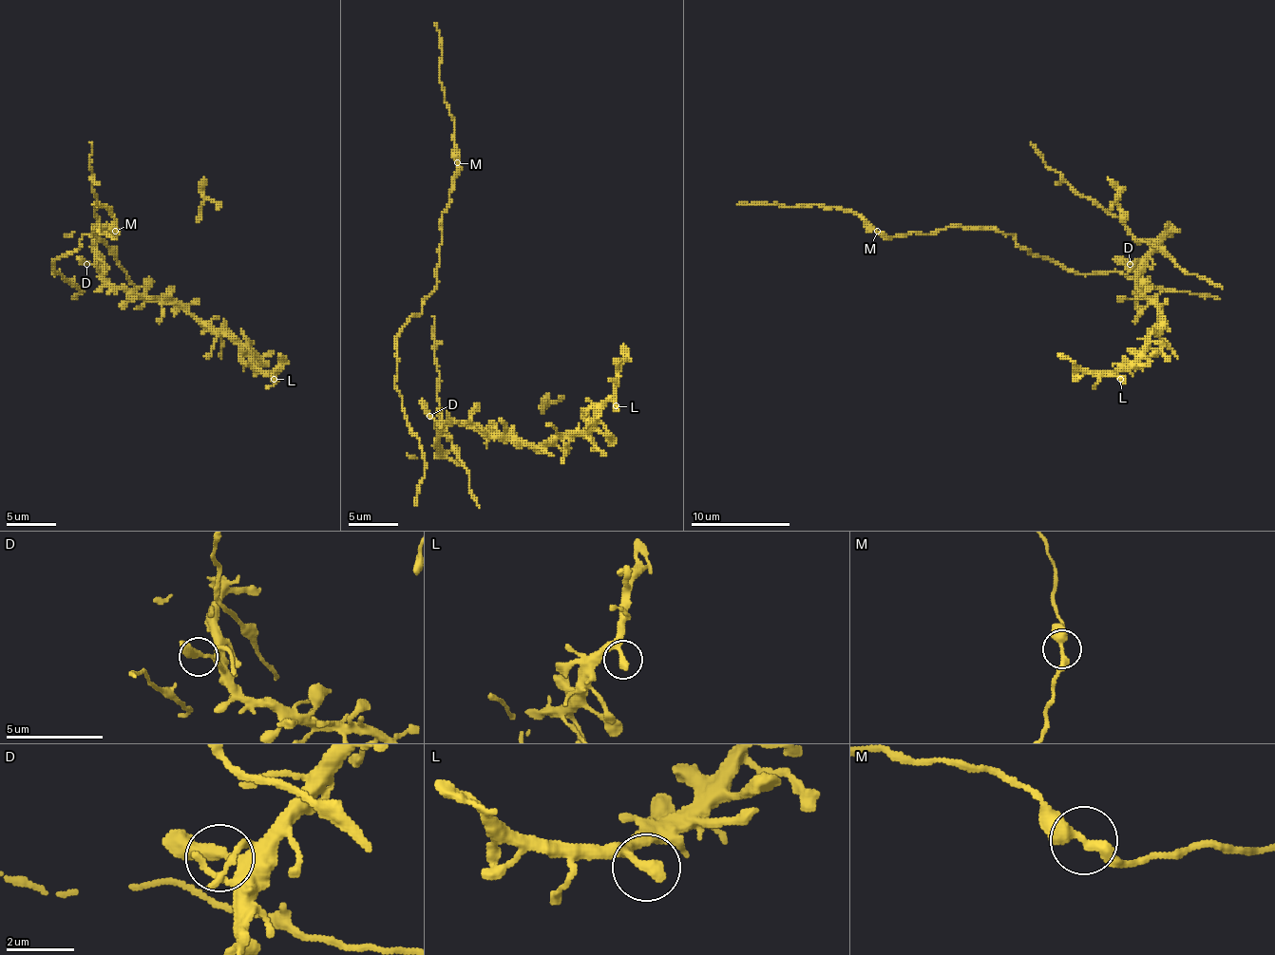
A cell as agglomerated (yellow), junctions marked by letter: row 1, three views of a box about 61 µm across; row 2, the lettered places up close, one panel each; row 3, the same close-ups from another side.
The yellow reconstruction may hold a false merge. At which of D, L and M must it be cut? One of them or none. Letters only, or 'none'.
none

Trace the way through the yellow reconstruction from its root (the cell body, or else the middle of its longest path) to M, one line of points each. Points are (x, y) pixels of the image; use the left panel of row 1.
M: (54, 271), (54, 262), (77, 249), (85, 234), (97, 227), (100, 234), (106, 232), (112, 236), (114, 232)

